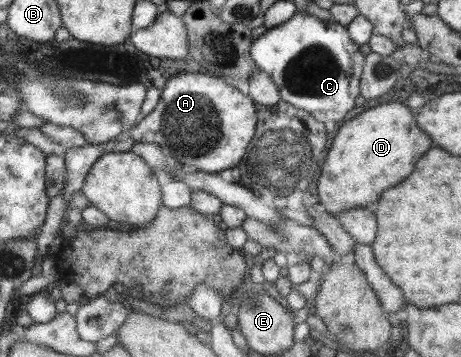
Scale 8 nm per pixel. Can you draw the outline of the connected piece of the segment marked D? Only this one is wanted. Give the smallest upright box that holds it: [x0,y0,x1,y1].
[319,101,431,215]

